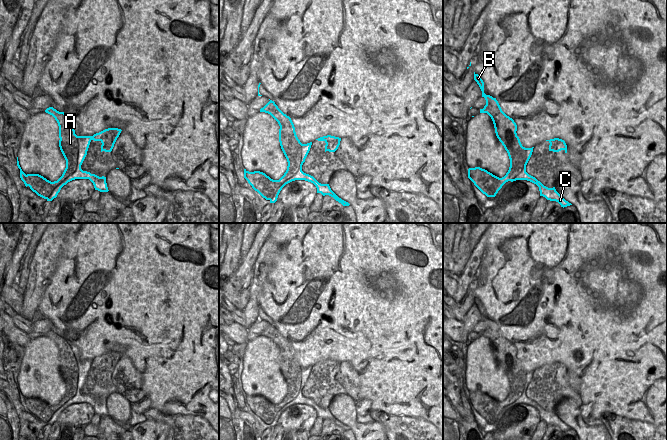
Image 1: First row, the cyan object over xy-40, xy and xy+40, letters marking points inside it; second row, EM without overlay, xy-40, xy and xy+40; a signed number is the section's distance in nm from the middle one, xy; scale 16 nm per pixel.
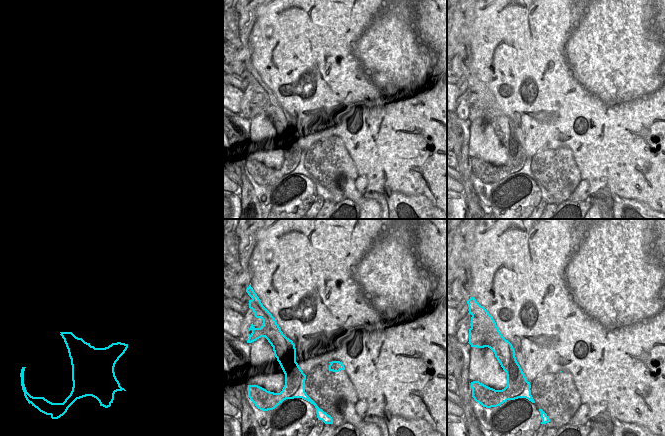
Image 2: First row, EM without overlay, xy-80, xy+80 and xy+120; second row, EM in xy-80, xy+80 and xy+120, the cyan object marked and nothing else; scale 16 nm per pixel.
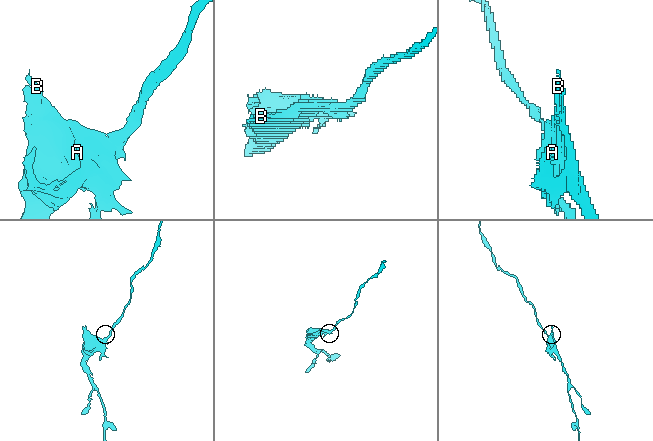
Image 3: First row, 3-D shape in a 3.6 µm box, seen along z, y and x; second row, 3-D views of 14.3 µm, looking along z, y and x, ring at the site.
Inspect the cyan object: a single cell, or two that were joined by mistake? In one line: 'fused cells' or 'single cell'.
fused cells

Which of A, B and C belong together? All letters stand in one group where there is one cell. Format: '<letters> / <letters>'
A B / C

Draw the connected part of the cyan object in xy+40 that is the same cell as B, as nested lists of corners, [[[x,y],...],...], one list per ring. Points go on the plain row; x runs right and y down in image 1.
[[[475,296],[474,304],[482,315],[482,321],[486,324],[486,329],[480,333],[480,337],[487,337],[491,341],[496,360],[510,383],[509,394],[502,402],[480,391],[469,392],[474,409],[487,421],[495,421],[506,406],[511,405],[522,396],[526,384],[526,372],[522,370],[517,360],[517,349],[514,344],[502,335],[496,322],[484,317],[484,306]]]

